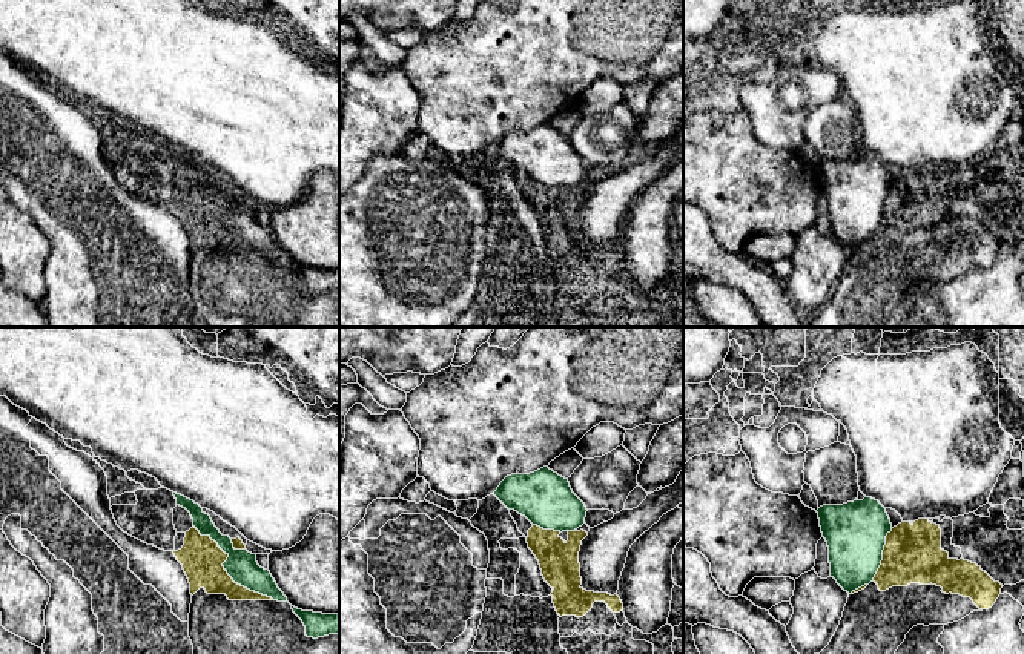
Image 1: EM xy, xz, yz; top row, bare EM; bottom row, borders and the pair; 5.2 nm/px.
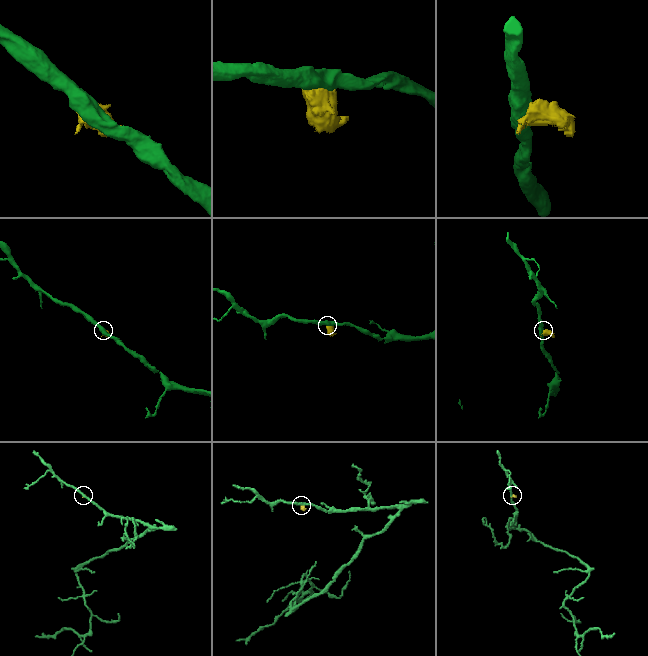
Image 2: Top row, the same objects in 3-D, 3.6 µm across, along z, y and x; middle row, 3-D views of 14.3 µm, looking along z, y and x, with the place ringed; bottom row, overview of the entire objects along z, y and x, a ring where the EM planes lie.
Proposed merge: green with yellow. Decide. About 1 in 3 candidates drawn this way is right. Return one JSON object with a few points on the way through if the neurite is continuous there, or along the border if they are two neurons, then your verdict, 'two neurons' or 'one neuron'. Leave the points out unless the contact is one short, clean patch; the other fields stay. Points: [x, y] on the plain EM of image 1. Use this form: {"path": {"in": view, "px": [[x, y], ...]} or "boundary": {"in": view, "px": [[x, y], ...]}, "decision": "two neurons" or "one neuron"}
{"decision": "two neurons"}

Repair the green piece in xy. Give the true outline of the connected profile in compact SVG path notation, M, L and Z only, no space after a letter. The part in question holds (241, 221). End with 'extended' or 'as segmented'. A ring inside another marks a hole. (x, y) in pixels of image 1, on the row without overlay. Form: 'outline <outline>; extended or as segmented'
outline M173 149L173 152L177 155L177 161L190 169L193 183L200 187L200 190L209 192L229 212L223 223L235 239L272 253L273 256L287 258L287 253L278 244L270 227L258 221L256 210L252 210L247 206L235 206L232 195L220 189L210 172L206 170L198 160L177 149Z; as segmented

